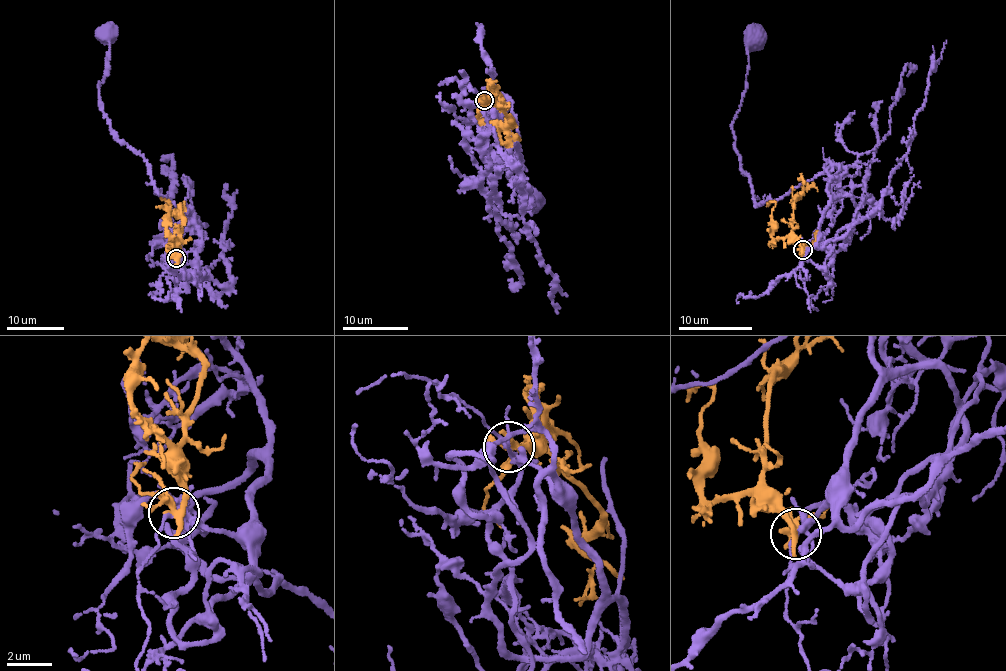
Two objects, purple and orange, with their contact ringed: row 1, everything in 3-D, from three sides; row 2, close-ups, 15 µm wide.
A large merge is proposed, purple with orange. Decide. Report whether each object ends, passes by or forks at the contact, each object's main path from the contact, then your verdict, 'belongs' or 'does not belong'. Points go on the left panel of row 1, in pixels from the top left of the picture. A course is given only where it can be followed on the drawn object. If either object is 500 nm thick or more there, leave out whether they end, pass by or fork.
purple forks there; orange forks there; purple runs (176, 258), (195, 261), (201, 231), (155, 187), (148, 161), (116, 137), (100, 107), (107, 33); orange runs (176, 258), (184, 220), (166, 207), (167, 202); does not belong

